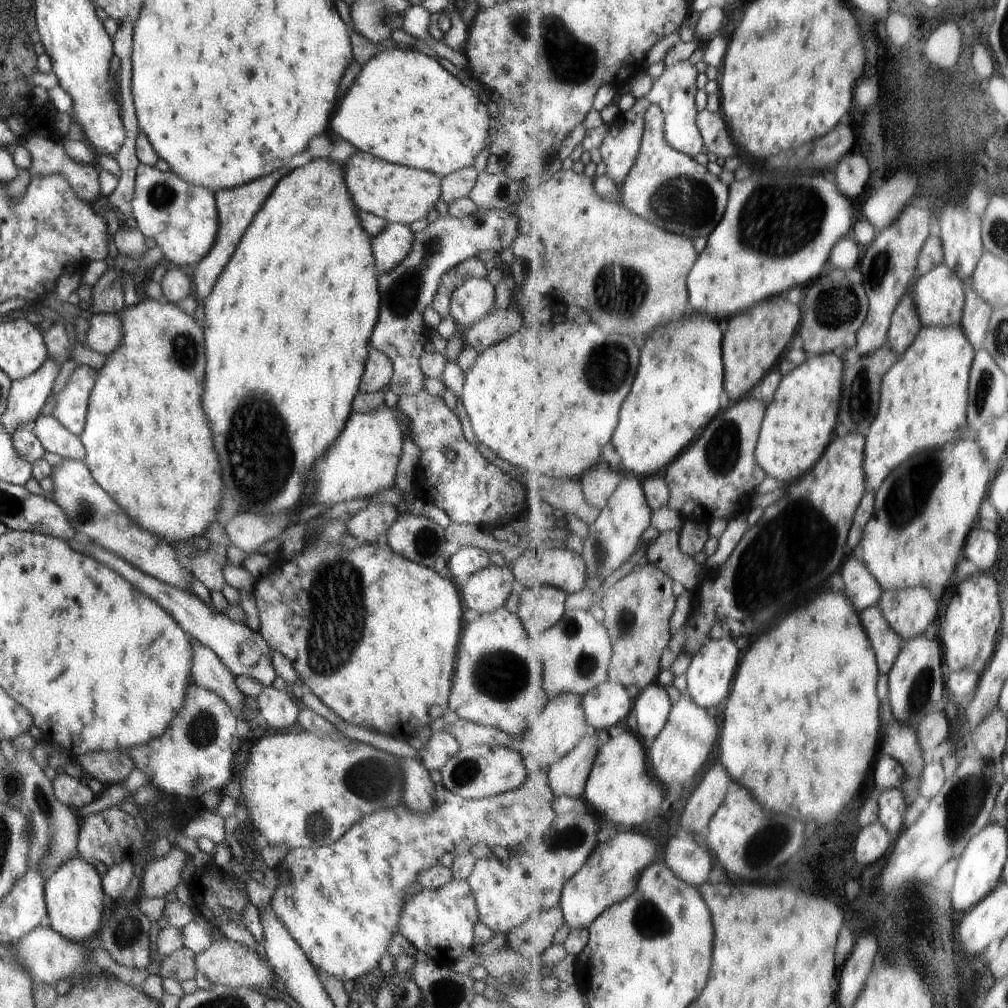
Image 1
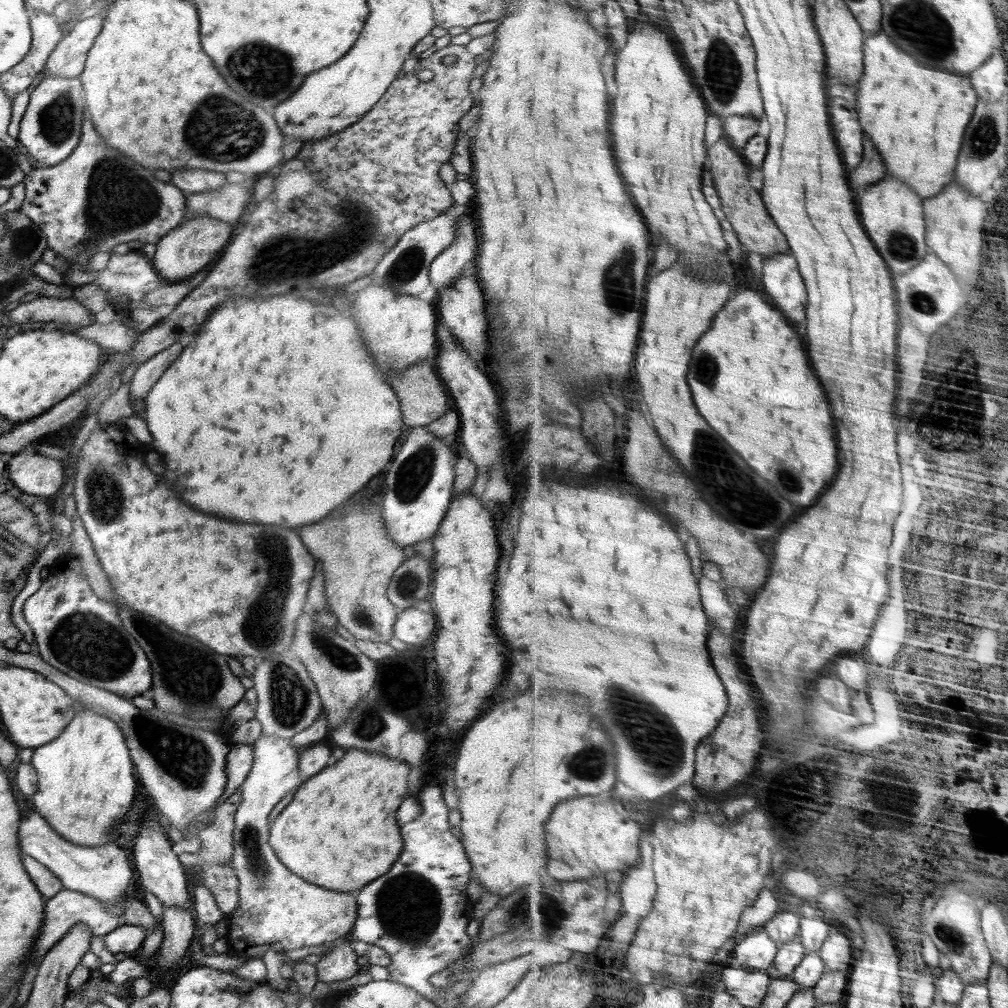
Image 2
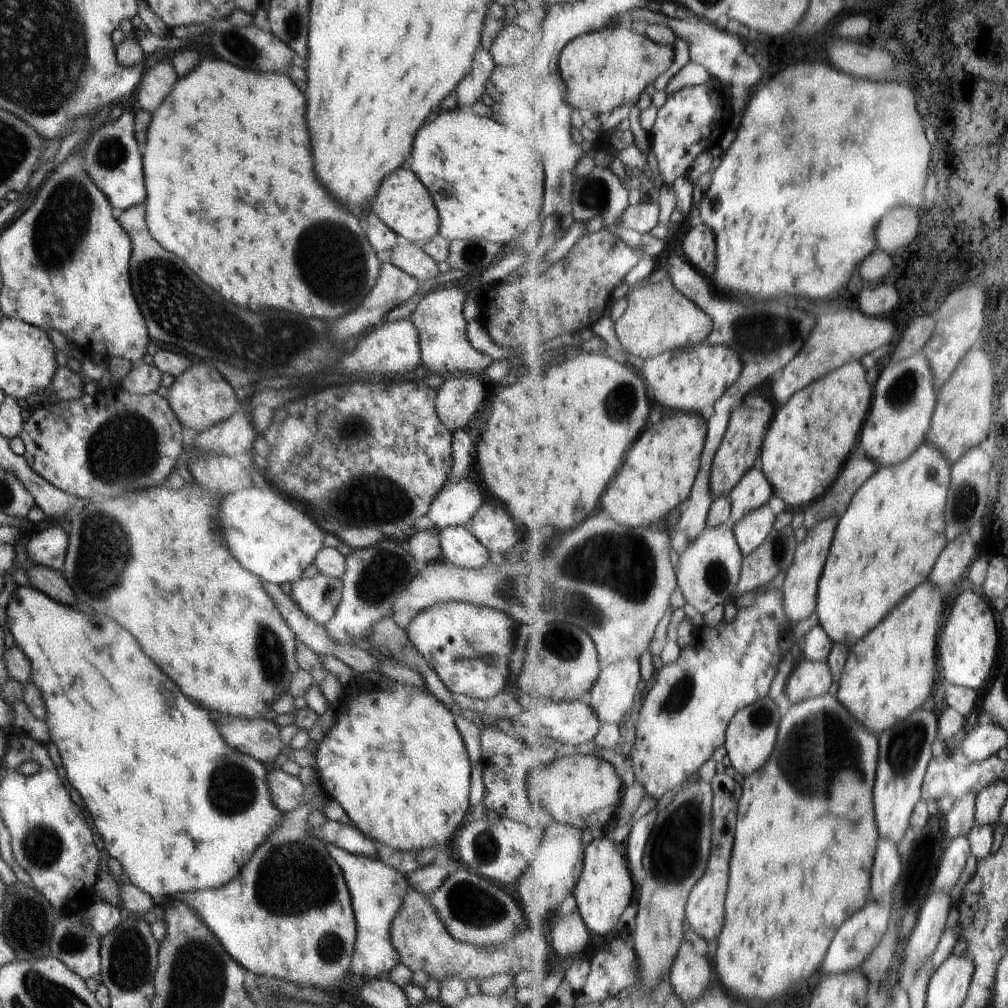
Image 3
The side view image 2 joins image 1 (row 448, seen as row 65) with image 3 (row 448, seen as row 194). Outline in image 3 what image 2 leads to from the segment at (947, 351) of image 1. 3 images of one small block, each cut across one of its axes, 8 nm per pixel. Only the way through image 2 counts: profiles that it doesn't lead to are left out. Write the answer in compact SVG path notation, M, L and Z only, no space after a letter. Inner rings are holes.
M926 442L910 460L895 467L880 468L855 494L848 512L840 518L835 543L819 586L817 617L820 626L834 642L851 647L858 644L866 634L878 628L908 594L930 578L938 558L950 543L947 539L947 504L952 481L953 466L948 457Z

